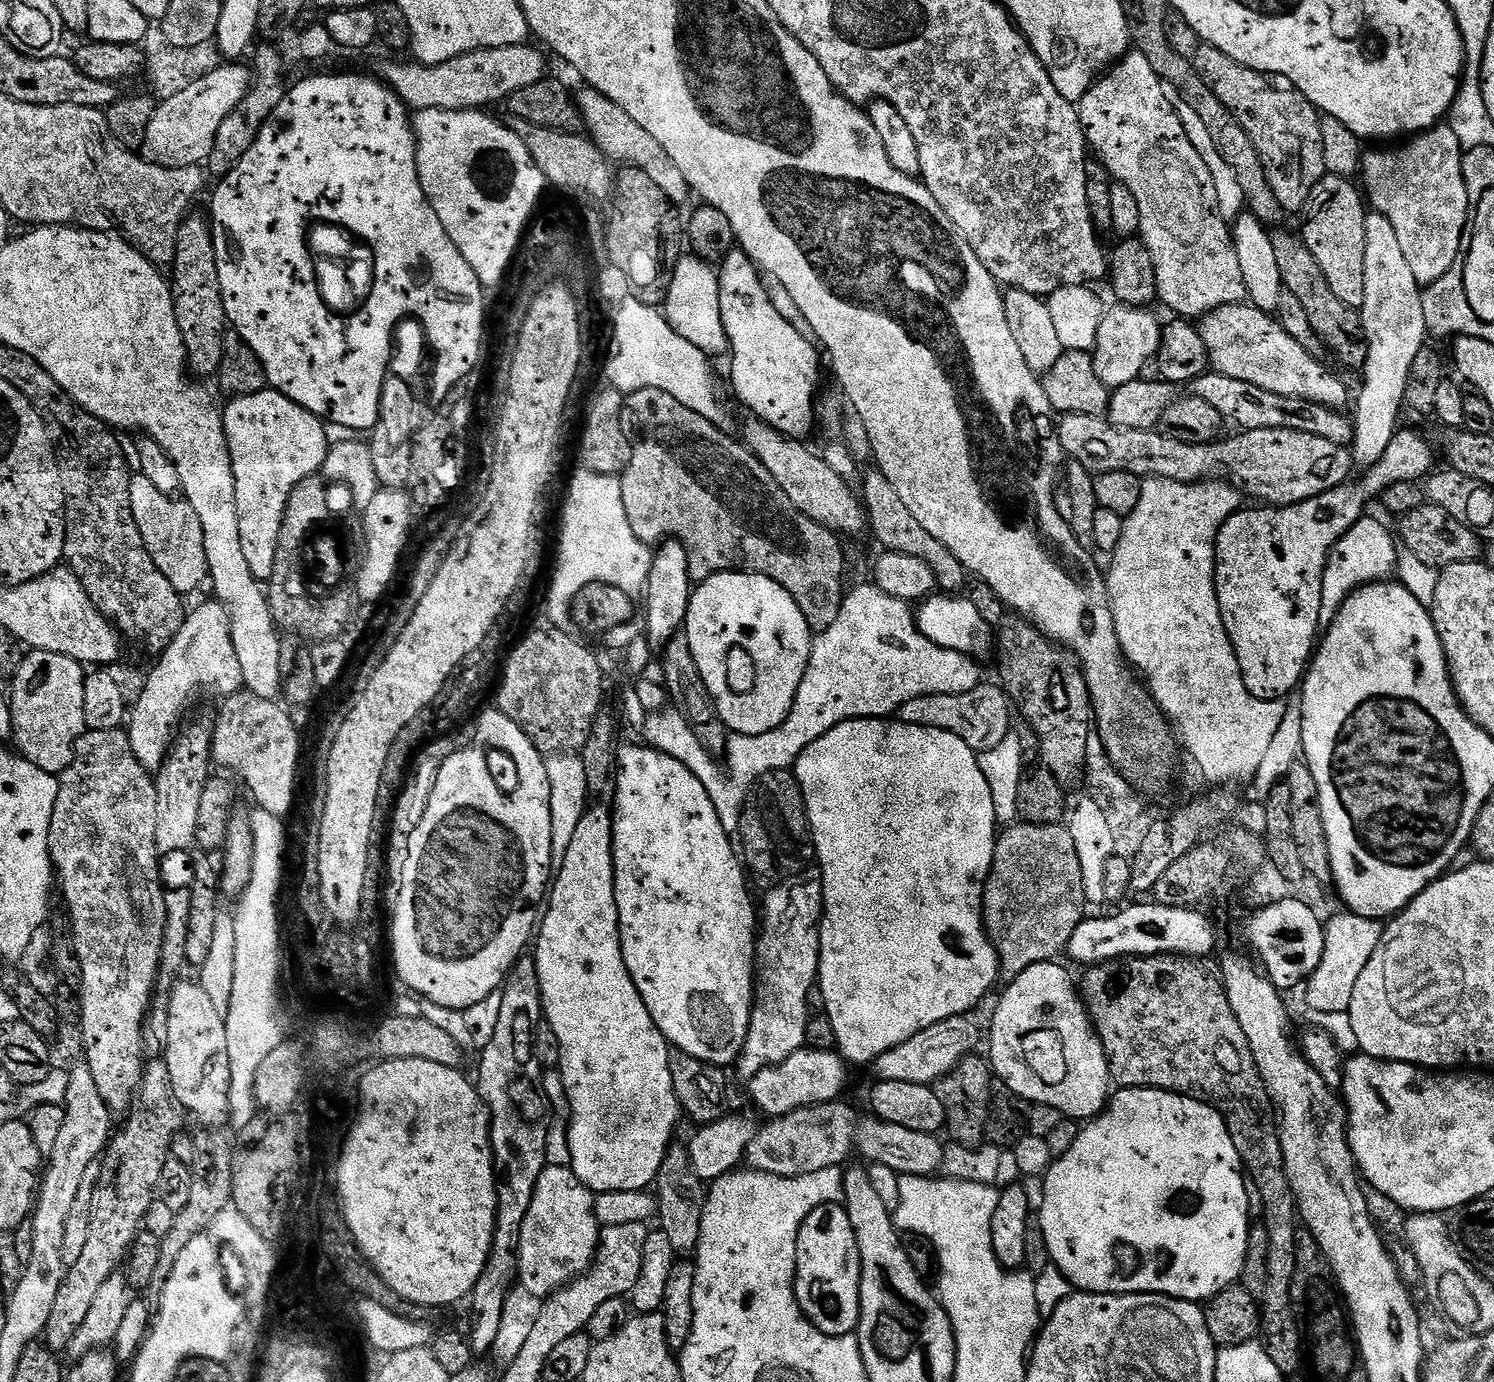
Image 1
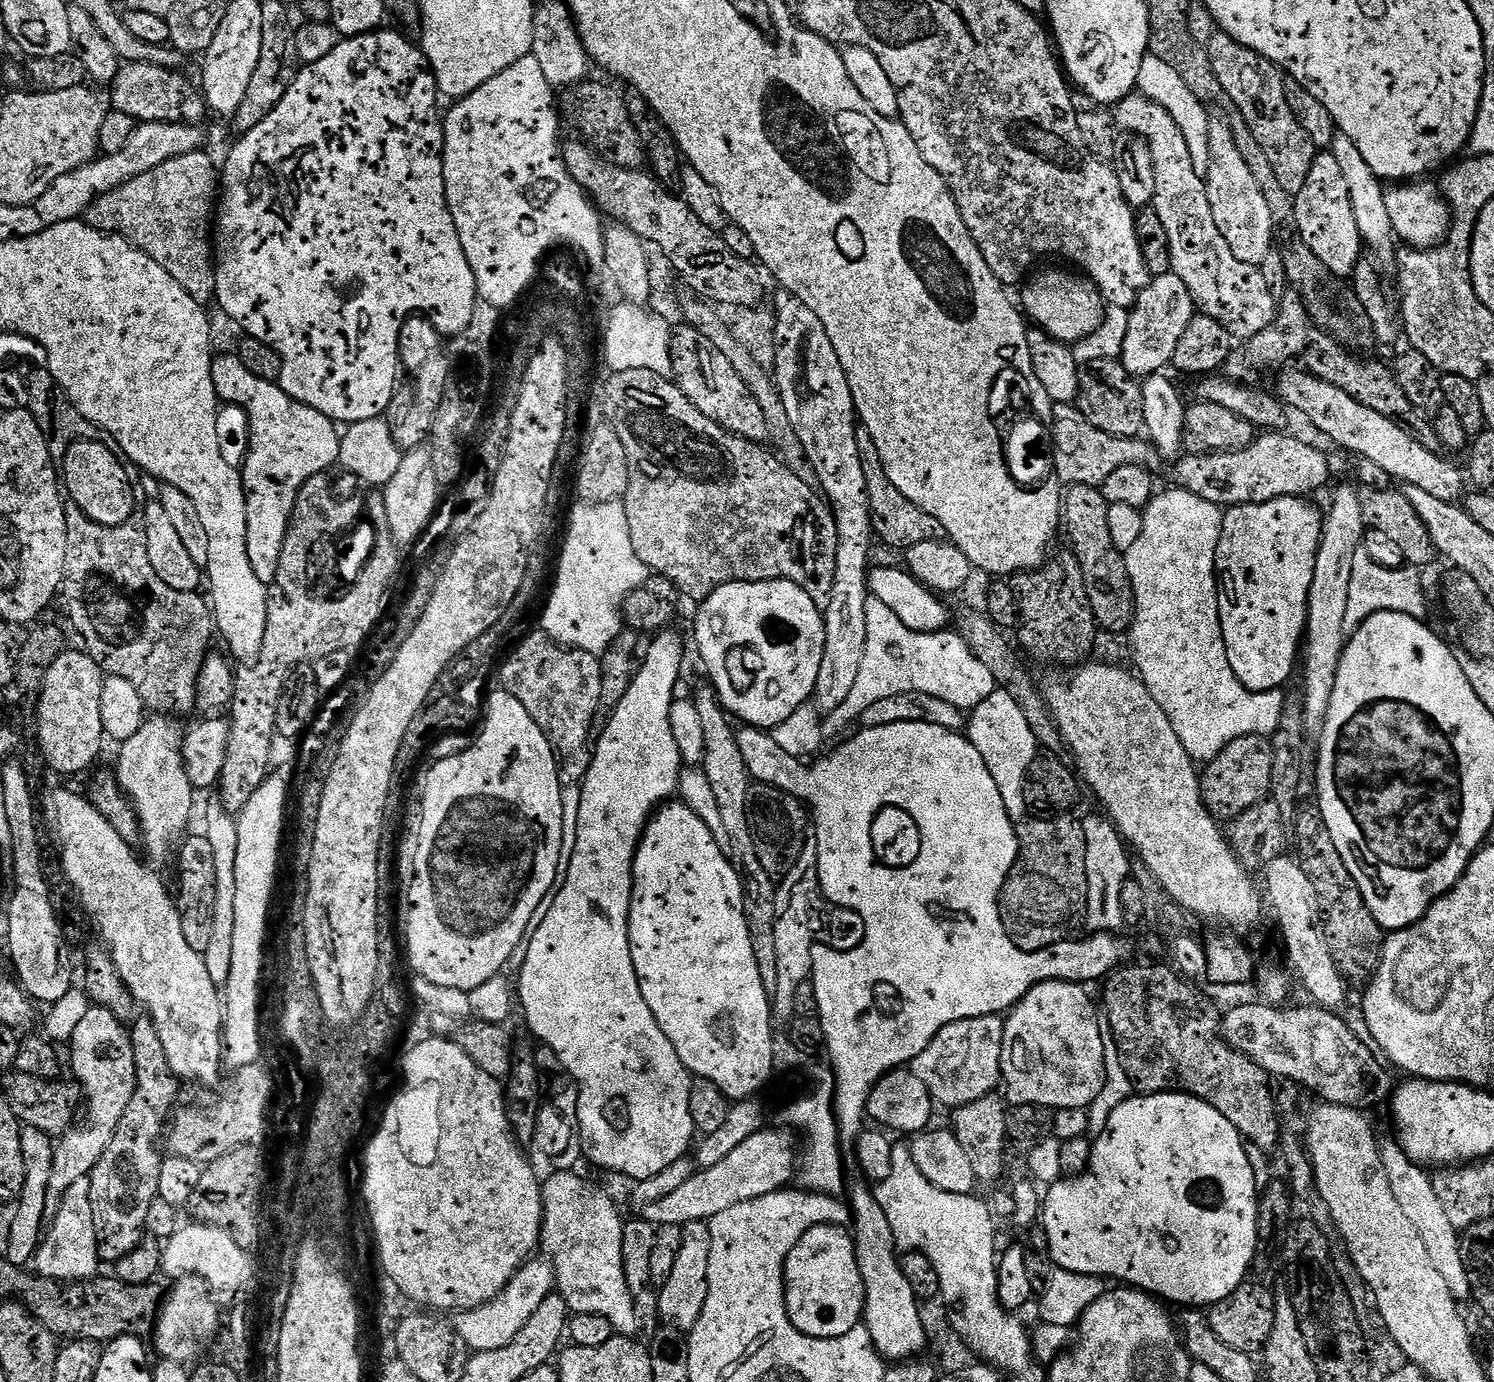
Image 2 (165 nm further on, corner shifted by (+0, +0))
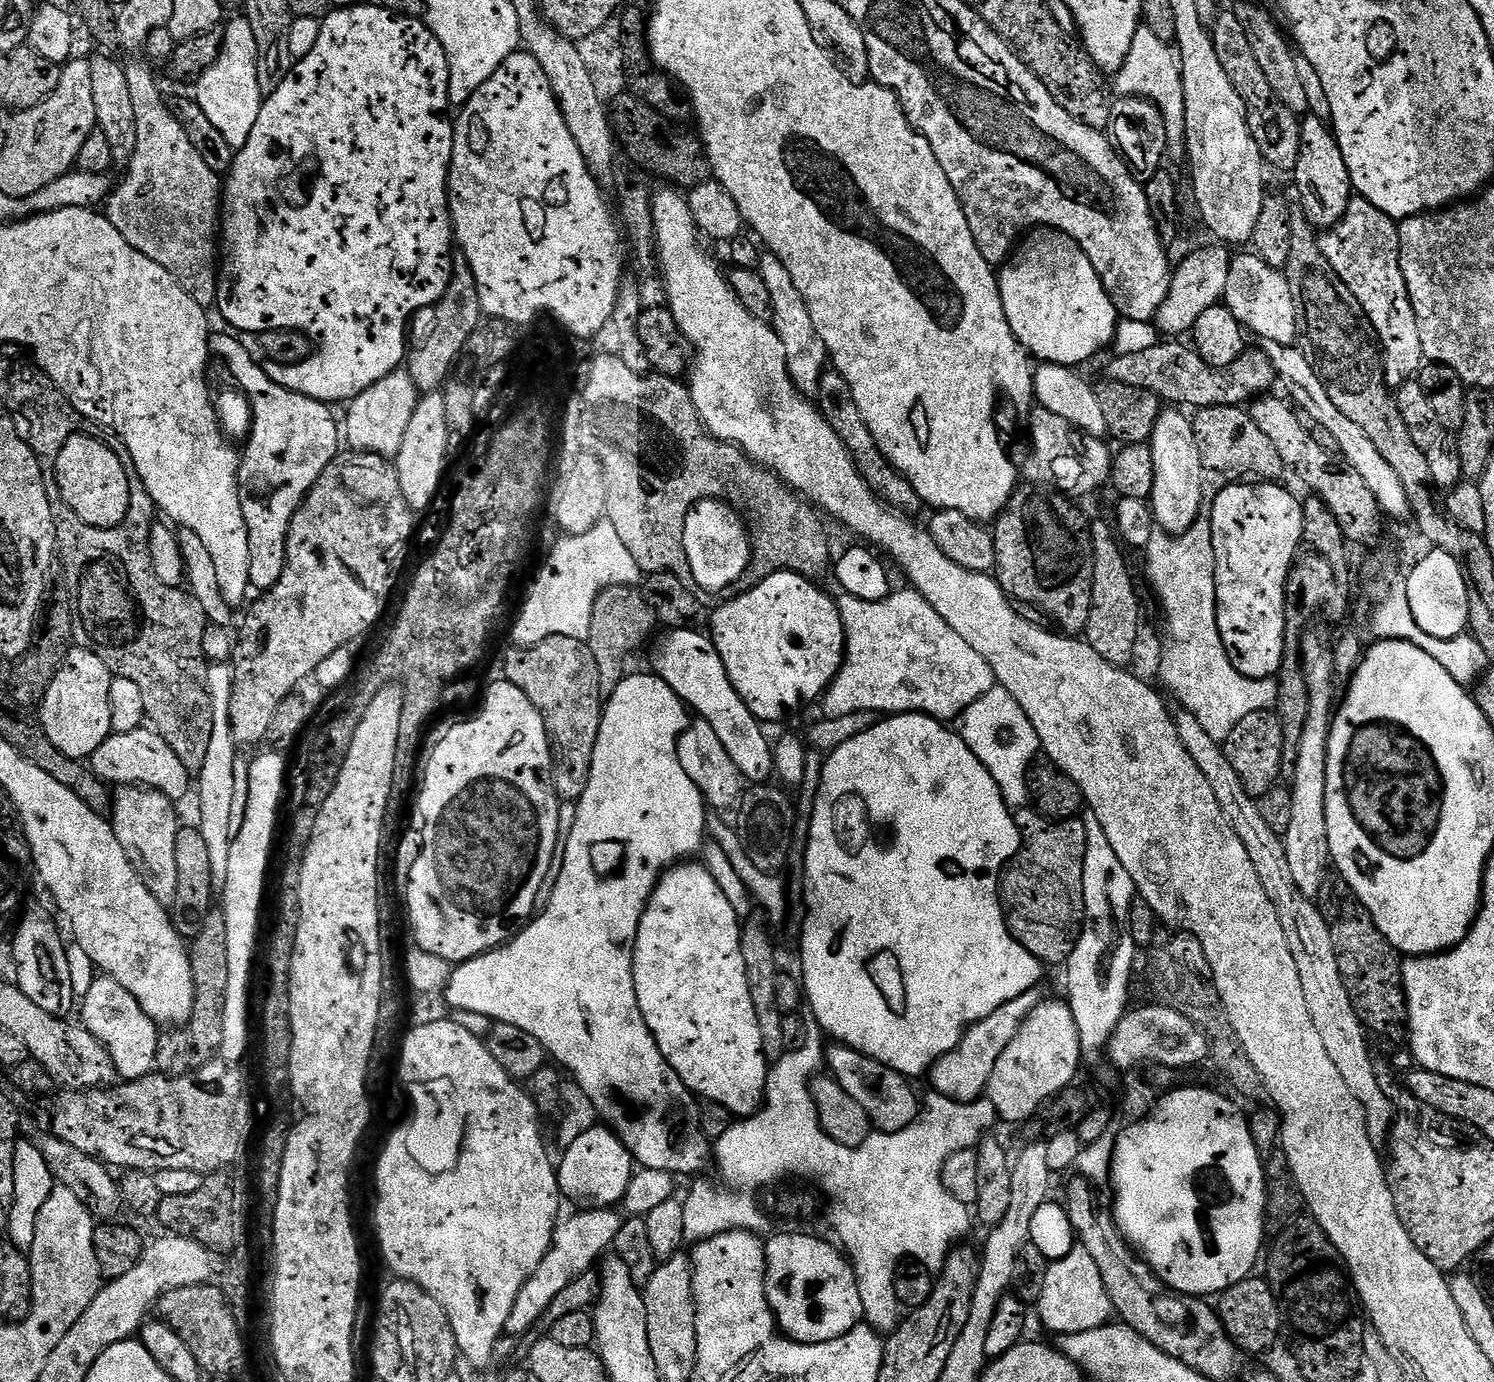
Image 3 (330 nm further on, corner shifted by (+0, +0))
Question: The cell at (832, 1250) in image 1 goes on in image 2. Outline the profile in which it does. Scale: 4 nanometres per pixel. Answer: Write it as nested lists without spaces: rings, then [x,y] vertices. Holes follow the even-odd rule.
[[[814,1226],[798,1238],[798,1246],[784,1260],[784,1301],[790,1322],[807,1336],[842,1338],[842,1334],[861,1327],[864,1283],[858,1270],[856,1241],[847,1227]]]

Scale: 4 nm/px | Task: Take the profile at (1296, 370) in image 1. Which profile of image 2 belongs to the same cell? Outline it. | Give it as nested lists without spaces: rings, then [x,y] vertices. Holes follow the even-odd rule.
[[[1296,366],[1284,371],[1279,373],[1279,399],[1293,413],[1301,412],[1322,435],[1329,436],[1338,447],[1353,452],[1353,457],[1375,462],[1380,469],[1386,470],[1386,474],[1392,476],[1393,481],[1400,483],[1401,480],[1404,486],[1418,486],[1418,490],[1426,490],[1426,494],[1442,498],[1442,502],[1454,504],[1465,495],[1465,473],[1461,469],[1459,472],[1450,461],[1439,456],[1442,455],[1439,451],[1422,446],[1410,438],[1402,426],[1390,422],[1390,418],[1382,418],[1382,414],[1370,410],[1370,406],[1362,406],[1362,402],[1350,398],[1346,390],[1338,390],[1338,386],[1326,382],[1322,377]]]

